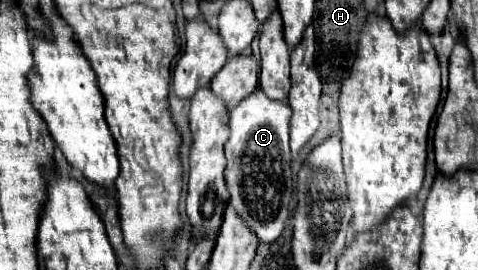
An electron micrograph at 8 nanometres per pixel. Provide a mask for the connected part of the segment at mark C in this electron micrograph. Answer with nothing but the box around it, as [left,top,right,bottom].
[225,89,293,243]

